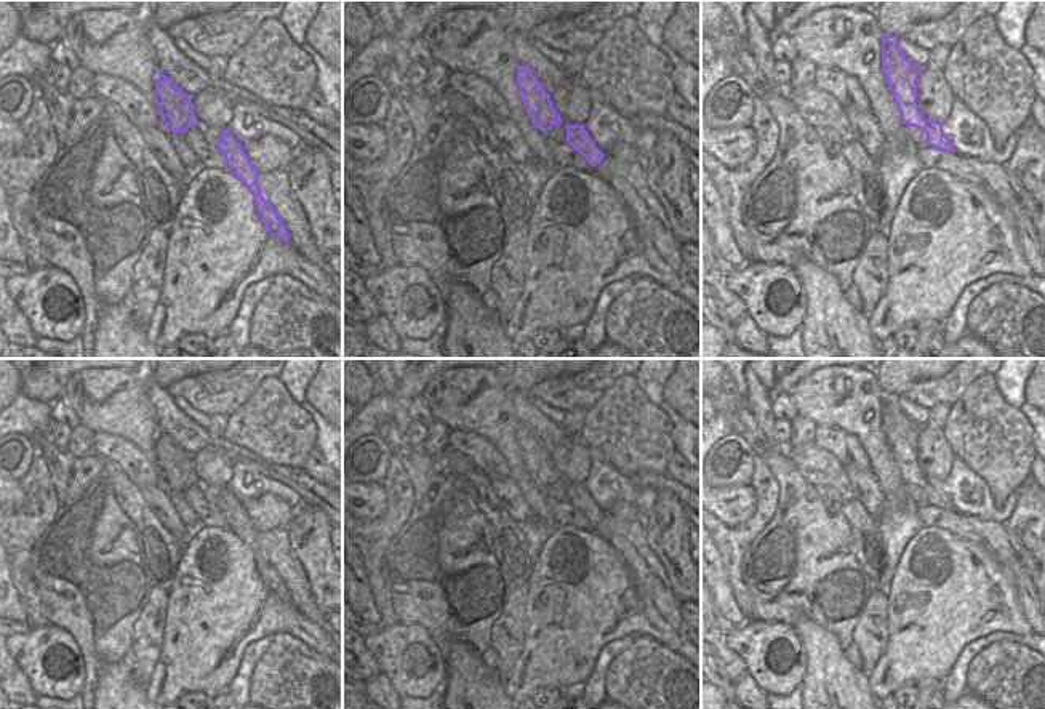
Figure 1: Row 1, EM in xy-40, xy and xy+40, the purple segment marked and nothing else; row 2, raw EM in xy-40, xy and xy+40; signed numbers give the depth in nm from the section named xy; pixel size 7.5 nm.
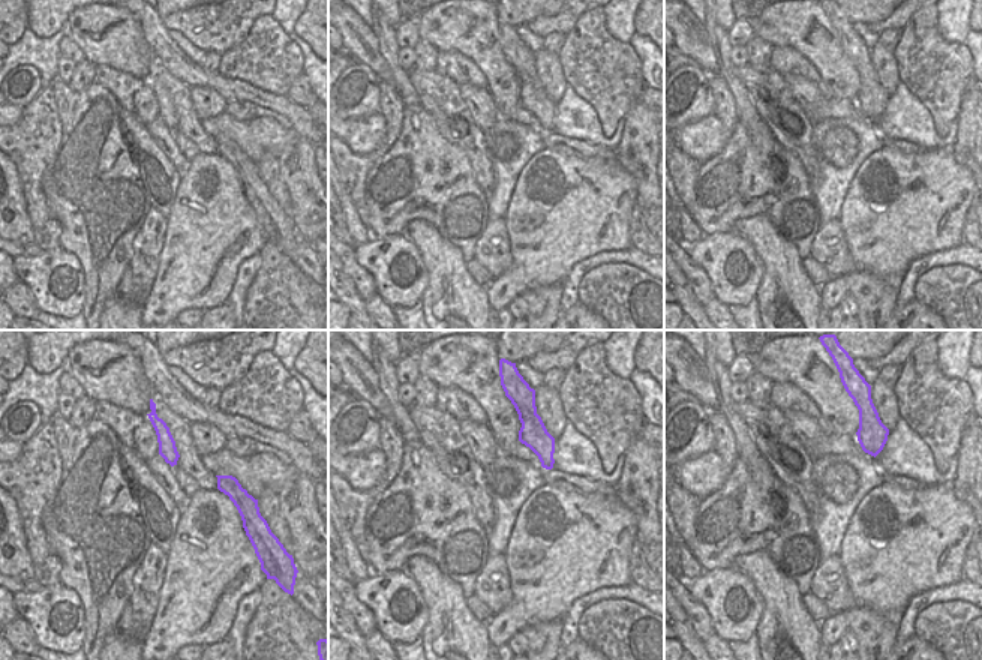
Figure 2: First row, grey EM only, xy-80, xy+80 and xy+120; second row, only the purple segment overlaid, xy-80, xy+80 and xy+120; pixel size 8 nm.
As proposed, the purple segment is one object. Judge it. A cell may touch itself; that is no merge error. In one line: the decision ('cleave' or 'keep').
keep

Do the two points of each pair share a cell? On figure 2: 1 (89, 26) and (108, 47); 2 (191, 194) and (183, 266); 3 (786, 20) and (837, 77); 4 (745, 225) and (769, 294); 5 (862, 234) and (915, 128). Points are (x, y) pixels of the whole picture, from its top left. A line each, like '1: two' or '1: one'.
1: one
2: one
3: one
4: one
5: two

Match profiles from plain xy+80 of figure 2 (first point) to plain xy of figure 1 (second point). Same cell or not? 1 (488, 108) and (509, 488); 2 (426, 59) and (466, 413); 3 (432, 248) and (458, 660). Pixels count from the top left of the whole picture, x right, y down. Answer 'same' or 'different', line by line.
1: same
2: different
3: same

